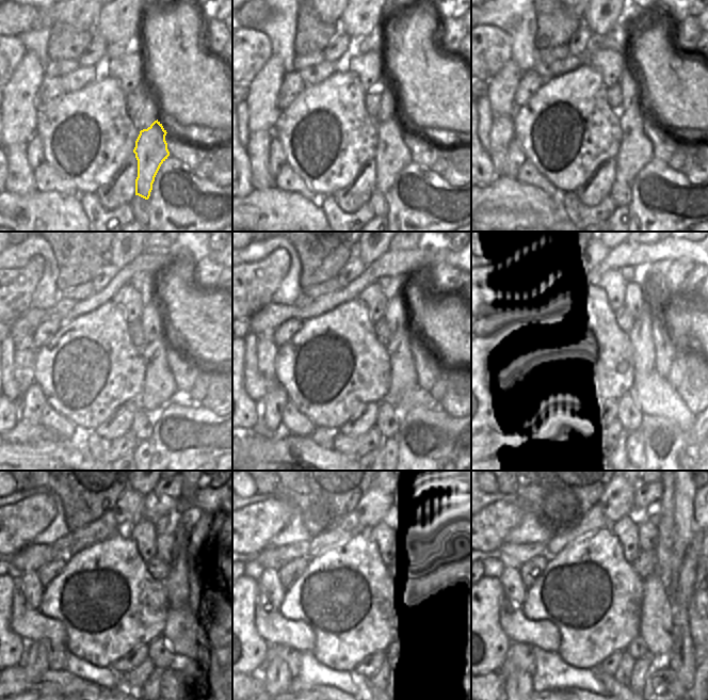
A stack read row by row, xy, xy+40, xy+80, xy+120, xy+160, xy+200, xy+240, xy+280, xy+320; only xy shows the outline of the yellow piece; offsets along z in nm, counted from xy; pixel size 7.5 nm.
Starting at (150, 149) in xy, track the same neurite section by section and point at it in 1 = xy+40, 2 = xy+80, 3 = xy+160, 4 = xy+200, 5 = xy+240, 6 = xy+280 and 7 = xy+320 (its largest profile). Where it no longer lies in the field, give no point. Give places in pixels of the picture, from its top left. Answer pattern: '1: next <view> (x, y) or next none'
1: next xy+40 (392, 154)
2: next xy+80 (636, 150)
3: next xy+160 (403, 376)
4: next xy+200 (643, 348)
5: next xy+240 (190, 538)
6: next xy+280 (430, 530)
7: next xy+320 (666, 558)

